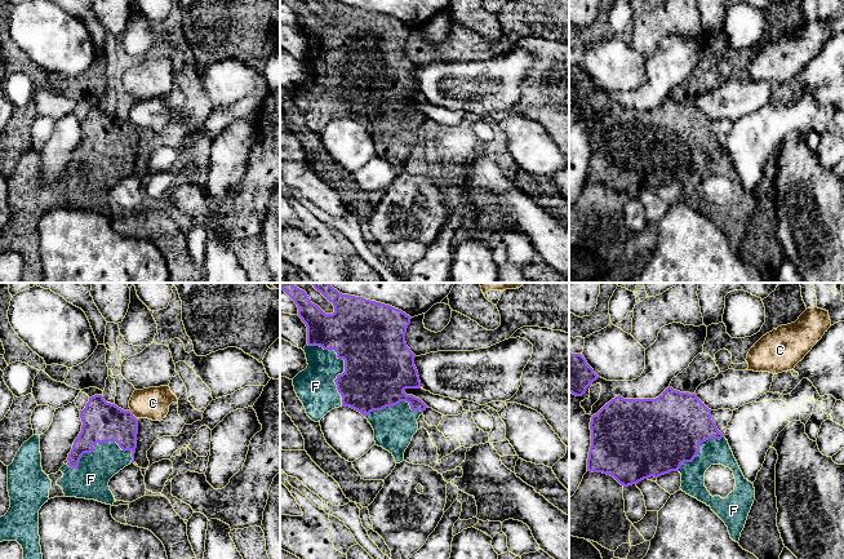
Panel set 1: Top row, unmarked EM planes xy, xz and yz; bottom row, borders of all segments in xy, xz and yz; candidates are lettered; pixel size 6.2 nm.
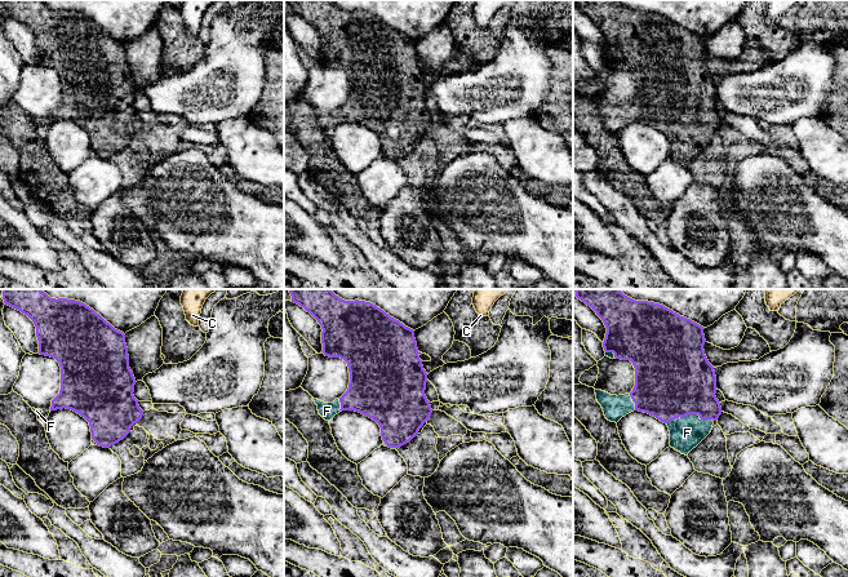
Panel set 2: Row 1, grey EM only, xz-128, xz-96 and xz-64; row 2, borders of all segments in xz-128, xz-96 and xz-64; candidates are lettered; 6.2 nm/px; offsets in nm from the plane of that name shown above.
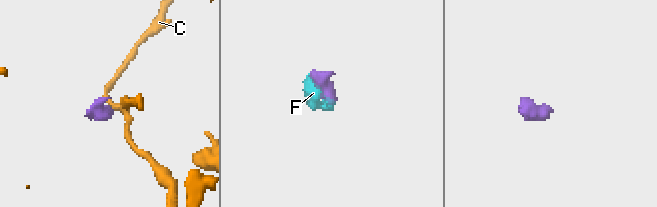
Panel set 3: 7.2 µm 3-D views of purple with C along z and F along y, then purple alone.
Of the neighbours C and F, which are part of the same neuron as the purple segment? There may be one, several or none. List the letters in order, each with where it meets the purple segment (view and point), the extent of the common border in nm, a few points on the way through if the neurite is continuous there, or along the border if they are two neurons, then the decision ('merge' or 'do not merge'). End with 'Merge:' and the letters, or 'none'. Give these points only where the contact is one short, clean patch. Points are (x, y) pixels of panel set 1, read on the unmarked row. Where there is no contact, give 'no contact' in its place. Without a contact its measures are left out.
C: contact xy (132, 125); length 70 nm; border xy (129, 121), (136, 129); do not merge
F: contact xy (96, 154); length 420 nm; merge
Merge: F

